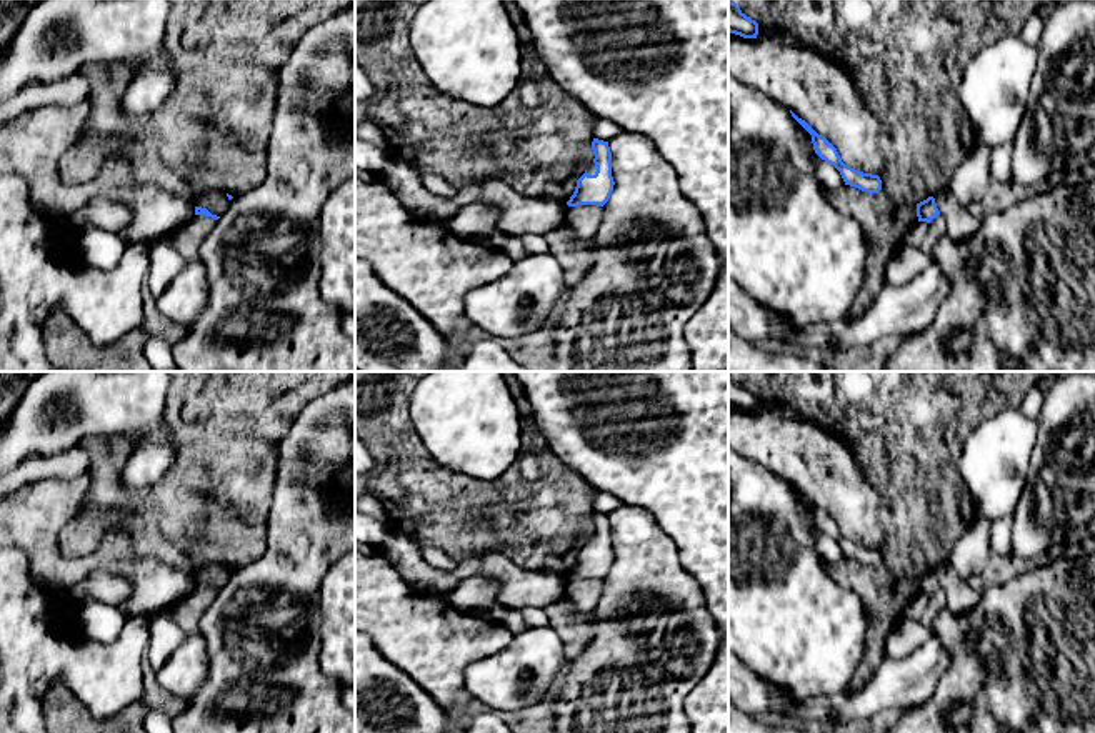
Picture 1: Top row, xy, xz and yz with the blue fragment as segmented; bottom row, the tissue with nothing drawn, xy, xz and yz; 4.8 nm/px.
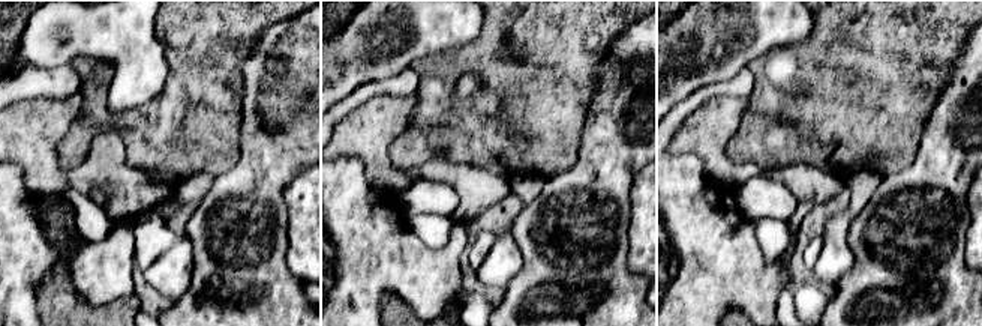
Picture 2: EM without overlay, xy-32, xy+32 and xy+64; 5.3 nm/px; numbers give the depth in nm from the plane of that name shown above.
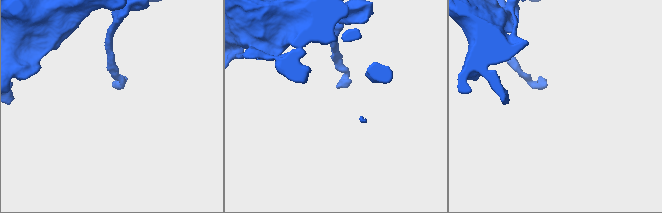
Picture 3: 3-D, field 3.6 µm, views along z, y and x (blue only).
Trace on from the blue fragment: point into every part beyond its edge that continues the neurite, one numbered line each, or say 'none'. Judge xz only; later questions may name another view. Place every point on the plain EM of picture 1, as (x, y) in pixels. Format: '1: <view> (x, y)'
none

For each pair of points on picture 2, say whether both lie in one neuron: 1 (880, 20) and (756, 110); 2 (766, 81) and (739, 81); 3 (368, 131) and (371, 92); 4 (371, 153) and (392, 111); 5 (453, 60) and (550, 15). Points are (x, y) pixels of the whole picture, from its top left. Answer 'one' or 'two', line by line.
1: one
2: two
3: two
4: one
5: one

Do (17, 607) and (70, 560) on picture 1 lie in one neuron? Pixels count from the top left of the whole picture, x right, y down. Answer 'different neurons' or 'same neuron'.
different neurons

